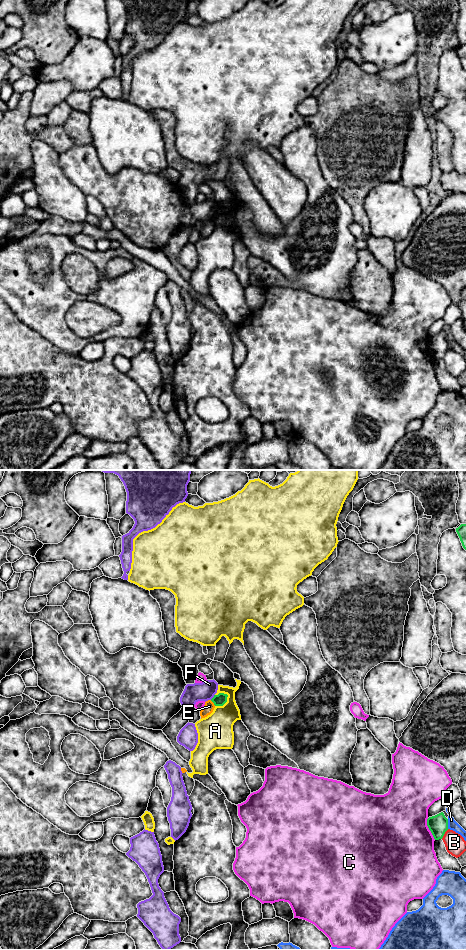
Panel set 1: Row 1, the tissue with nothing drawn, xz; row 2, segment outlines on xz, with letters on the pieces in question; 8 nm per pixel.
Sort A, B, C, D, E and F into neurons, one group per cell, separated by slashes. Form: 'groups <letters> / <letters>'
groups A / B / C / D / E / F

